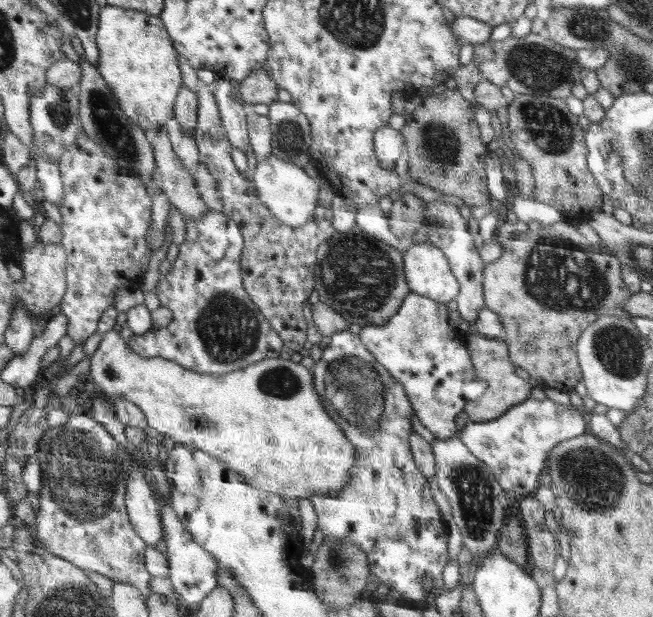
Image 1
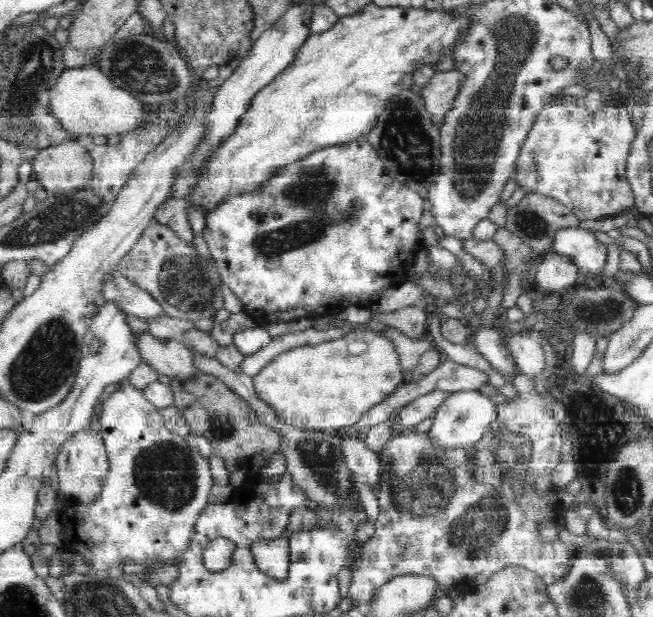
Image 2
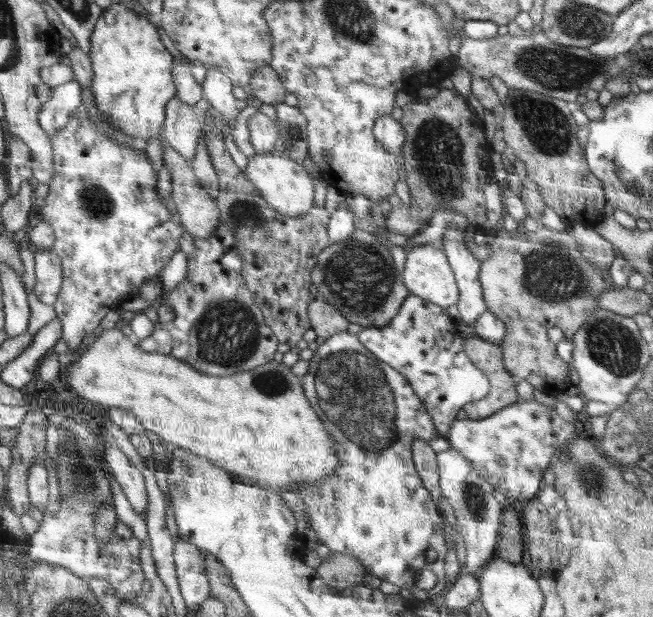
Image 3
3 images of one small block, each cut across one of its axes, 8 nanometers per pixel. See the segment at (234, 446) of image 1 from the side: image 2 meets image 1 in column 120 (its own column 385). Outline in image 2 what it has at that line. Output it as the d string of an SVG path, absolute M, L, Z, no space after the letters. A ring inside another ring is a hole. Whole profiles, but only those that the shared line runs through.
M362 328L351 337L344 336L320 344L306 344L278 354L253 376L253 386L258 398L265 401L286 424L316 430L334 428L342 430L344 427L356 424L367 410L386 400L398 387L405 384L406 372L401 367L395 342L386 331L376 333L368 328ZM351 337L366 342L368 345L366 352L359 356L351 355L347 351L348 340Z

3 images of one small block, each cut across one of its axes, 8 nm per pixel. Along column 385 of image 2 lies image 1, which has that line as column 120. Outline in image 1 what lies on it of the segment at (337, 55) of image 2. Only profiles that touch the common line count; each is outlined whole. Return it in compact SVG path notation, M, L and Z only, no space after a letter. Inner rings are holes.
M108 4L101 12L98 44L102 54L101 74L125 114L145 132L166 128L167 123L176 117L175 107L184 78L178 60L179 50L162 18Z

